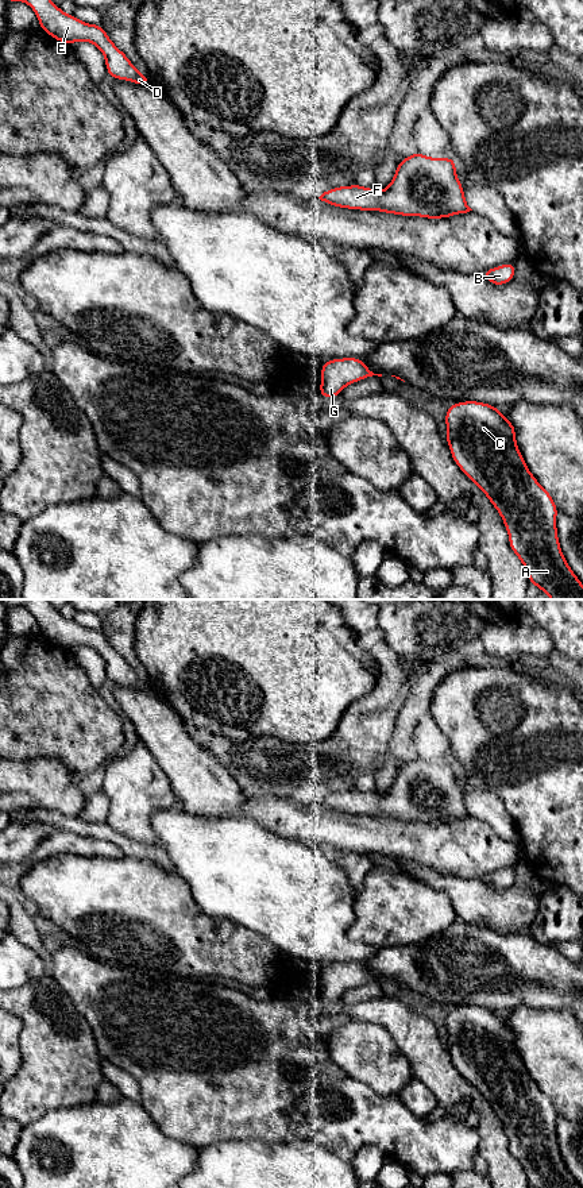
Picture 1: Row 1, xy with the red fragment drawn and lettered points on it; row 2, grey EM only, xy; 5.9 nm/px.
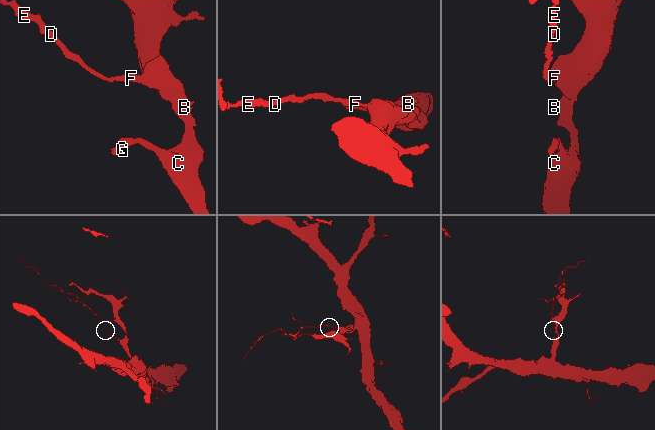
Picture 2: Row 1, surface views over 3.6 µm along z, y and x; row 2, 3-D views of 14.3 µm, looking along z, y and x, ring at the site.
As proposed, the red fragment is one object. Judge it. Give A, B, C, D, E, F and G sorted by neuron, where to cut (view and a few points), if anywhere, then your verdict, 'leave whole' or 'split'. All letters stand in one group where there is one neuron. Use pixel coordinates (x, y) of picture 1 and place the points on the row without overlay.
A B C D E F G | no cut | leave whole

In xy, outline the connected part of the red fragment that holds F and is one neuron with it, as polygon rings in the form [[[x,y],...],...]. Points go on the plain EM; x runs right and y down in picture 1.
[[[416,756],[397,770],[393,786],[385,795],[368,794],[362,790],[332,792],[318,803],[325,809],[359,815],[379,815],[399,821],[444,824],[472,815],[464,802],[463,790],[457,784],[455,763],[431,763]]]

